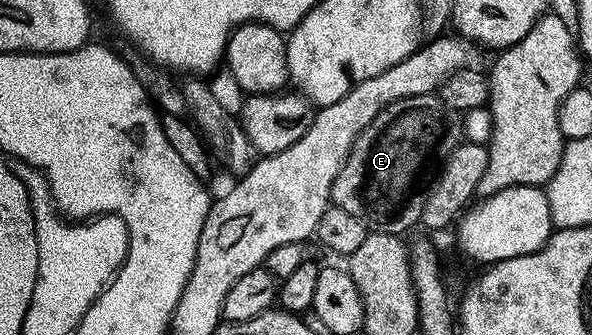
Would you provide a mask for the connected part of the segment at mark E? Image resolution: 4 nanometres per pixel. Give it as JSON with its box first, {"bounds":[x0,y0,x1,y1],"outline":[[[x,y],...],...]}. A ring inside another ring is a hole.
{"bounds":[332,94,462,236],"outline":[[[436,94],[395,101],[359,133],[333,182],[332,206],[347,209],[347,213],[359,217],[366,225],[404,236],[405,231],[421,222],[425,179],[432,180],[445,158],[462,142],[462,116],[447,109]]]}

